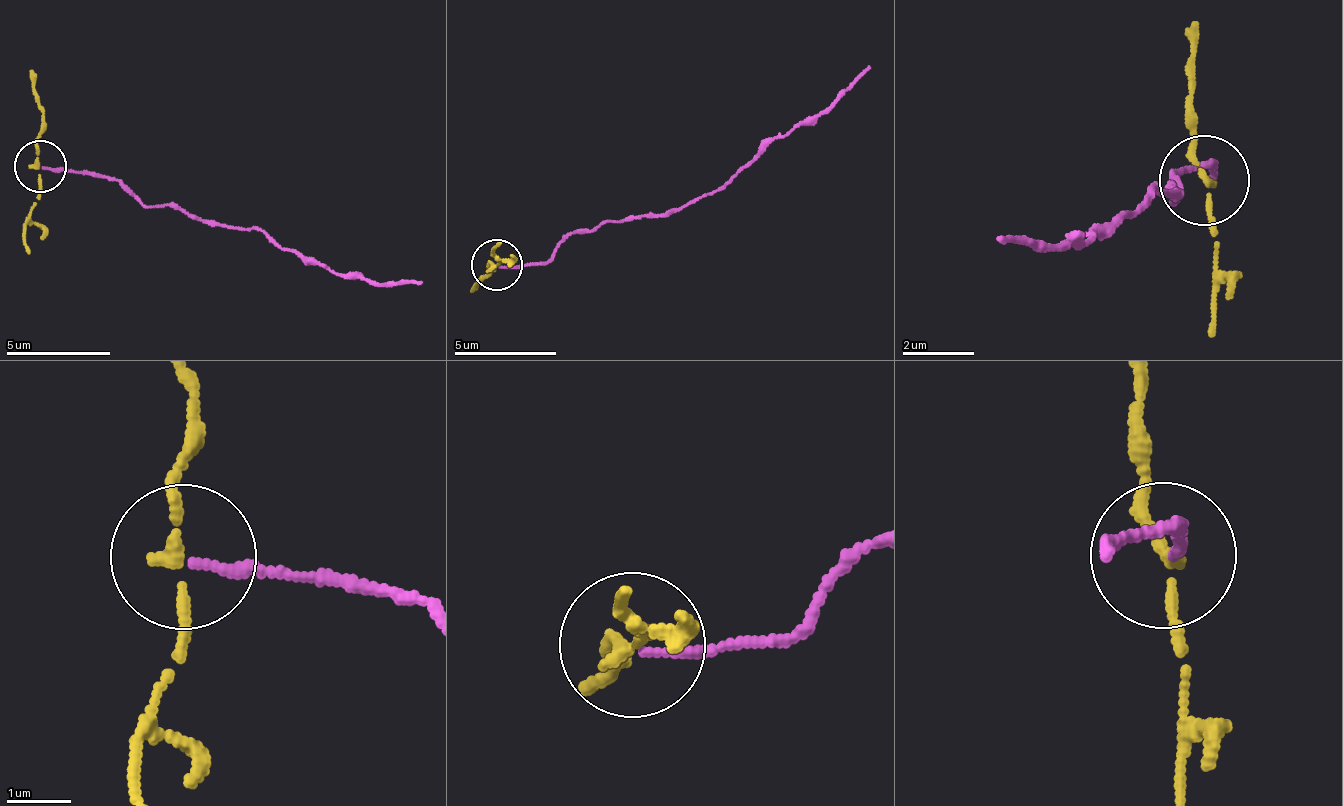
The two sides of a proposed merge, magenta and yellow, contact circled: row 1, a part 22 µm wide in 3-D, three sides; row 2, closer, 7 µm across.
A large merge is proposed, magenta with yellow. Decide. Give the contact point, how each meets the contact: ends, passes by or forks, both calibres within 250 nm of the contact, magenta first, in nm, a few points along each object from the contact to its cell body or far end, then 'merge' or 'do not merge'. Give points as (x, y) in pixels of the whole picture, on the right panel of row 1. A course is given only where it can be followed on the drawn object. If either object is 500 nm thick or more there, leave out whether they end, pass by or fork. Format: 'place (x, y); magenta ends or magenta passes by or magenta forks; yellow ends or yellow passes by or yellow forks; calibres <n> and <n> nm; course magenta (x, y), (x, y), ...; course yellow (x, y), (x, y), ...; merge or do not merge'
place (1204, 180); magenta ends; yellow passes by; calibres 150 and 160 nm; course magenta (1211, 182), (1200, 158), (1169, 199), (1183, 188), (1156, 195), (1090, 240), (1081, 231), (999, 238); course yellow (1202, 181), (1193, 78), (1199, 24); do not merge

